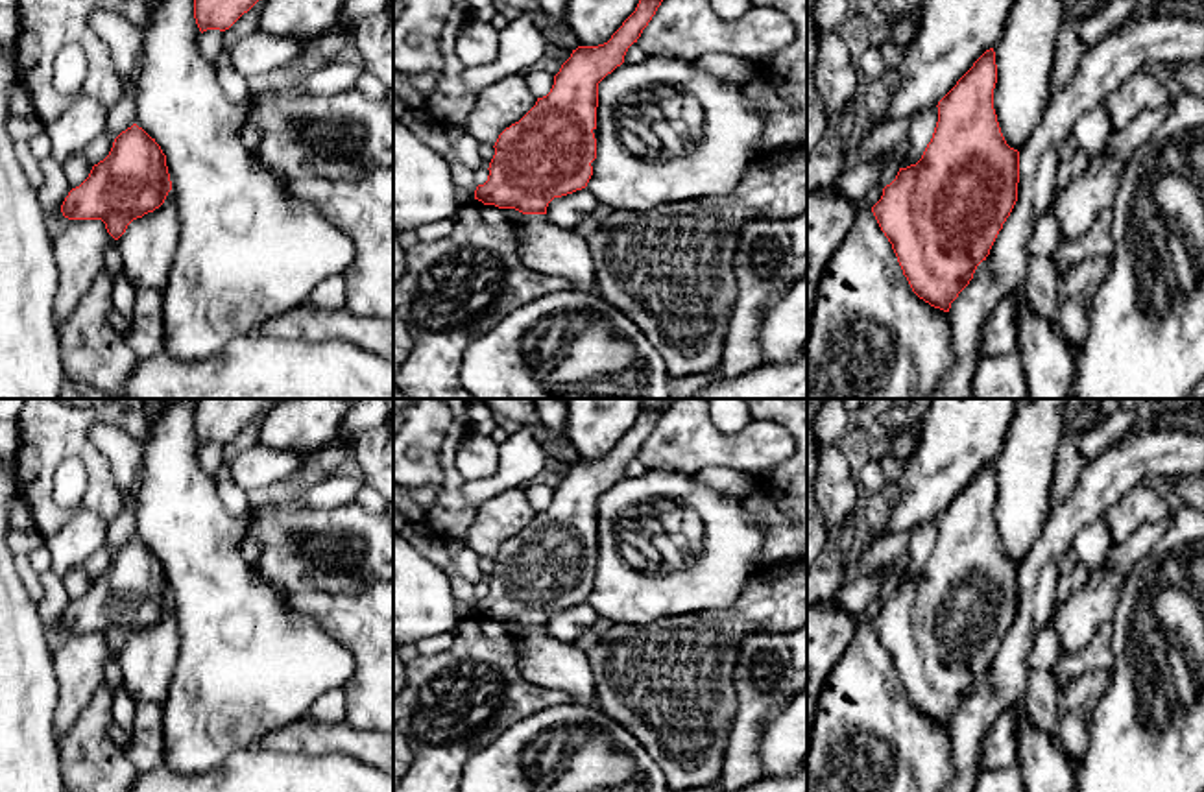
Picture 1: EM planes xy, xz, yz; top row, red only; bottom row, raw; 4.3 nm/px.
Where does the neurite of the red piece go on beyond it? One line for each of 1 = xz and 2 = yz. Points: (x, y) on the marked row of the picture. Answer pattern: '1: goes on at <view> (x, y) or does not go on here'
1: does not go on here
2: does not go on here

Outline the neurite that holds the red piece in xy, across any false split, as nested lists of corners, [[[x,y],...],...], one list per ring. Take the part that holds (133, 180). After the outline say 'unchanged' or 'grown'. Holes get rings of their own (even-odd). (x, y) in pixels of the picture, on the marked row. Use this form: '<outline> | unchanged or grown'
[[[133,124],[114,138],[109,155],[92,166],[89,177],[68,192],[61,212],[68,220],[102,220],[118,240],[133,220],[159,209],[170,190],[166,155]]] | unchanged

